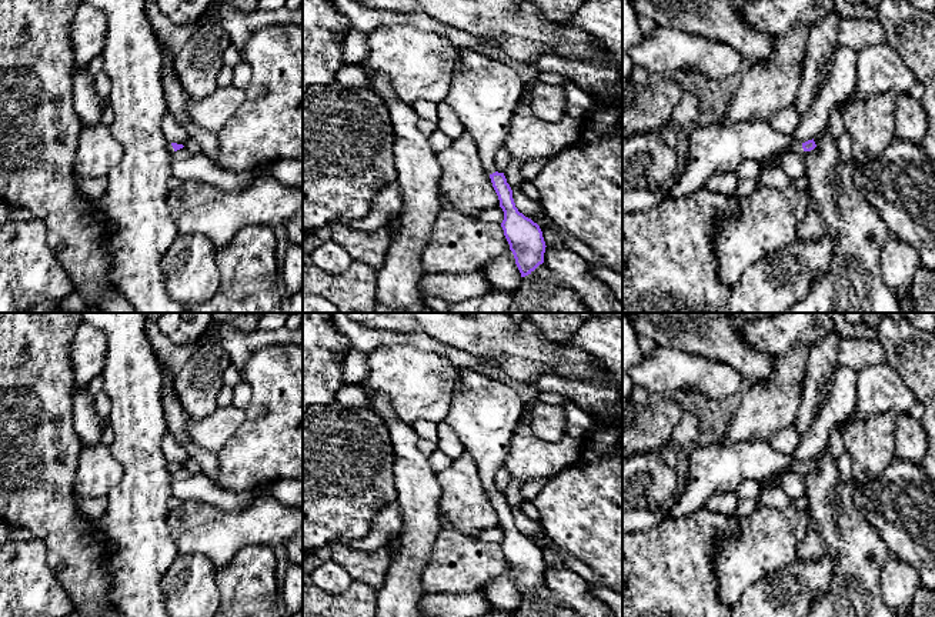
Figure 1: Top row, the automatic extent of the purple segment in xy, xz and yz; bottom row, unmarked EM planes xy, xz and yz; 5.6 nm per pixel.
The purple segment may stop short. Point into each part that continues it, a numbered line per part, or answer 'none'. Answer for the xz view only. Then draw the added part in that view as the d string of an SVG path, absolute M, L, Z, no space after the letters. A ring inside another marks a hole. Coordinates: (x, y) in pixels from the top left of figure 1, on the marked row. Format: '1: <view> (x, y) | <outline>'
1: xz (484, 93) | M471 49L458 51L463 63L460 70L453 73L445 103L458 114L465 131L475 140L482 167L495 173L495 153L504 146L508 134L512 113L524 91L524 80L510 66L482 56Z

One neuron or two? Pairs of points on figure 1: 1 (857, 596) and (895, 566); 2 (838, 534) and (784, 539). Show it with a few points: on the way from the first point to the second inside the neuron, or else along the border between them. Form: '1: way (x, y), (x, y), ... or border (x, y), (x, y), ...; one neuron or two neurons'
1: border (890, 552), (881, 572), (880, 593), (882, 602); two neurons
2: border (805, 509), (810, 517), (808, 533); two neurons

